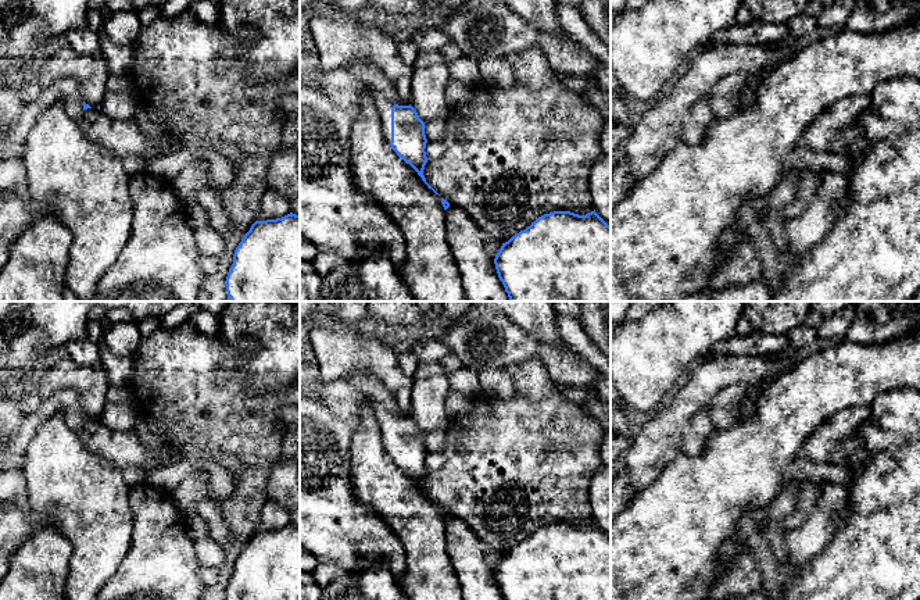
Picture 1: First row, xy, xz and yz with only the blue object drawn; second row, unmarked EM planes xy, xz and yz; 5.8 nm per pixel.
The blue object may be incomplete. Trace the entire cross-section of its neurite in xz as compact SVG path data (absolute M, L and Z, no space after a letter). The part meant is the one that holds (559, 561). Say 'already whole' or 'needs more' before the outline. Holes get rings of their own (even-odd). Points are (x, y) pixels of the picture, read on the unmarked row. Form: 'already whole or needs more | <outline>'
already whole | M595 521L586 526L570 522L544 525L502 554L494 575L505 600L611 600L611 538Z

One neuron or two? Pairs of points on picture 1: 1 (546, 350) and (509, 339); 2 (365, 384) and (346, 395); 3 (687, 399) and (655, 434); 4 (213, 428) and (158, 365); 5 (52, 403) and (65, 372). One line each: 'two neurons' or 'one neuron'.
1: one neuron
2: two neurons
3: one neuron
4: one neuron
5: two neurons

